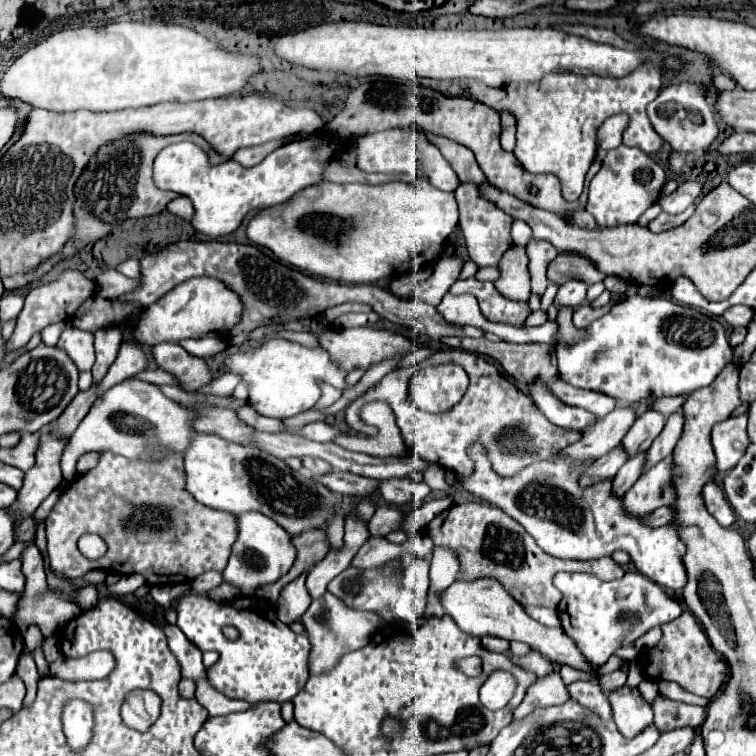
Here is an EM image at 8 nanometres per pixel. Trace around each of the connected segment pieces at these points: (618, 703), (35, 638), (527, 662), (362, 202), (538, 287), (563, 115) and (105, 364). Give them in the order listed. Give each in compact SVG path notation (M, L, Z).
M619 686L611 690L607 698L613 710L613 722L625 738L637 736L647 724L653 722L653 710L641 696L639 688Z
M29 624L27 632L25 632L25 652L33 652L41 640L43 640L43 636L37 634L37 626Z
M531 650L531 654L527 654L525 658L513 658L511 656L511 652L507 652L507 658L511 658L513 662L517 662L517 664L521 664L523 668L527 668L527 670L531 670L531 672L535 672L537 676L545 676L545 674L549 674L549 672L555 672L555 666L553 666L553 662L549 662L545 656L541 656L539 652L535 652L535 650Z
M423 174L411 184L401 180L379 186L325 182L325 188L305 188L287 202L261 210L249 222L247 236L303 272L337 282L371 284L411 270L413 256L435 260L457 222L455 196L437 190Z
M531 240L527 244L527 256L529 256L529 276L531 276L531 288L539 296L543 296L549 280L547 280L547 266L555 260L557 250L551 246L551 242L537 242Z
M645 62L643 66L639 66L635 72L631 72L625 78L597 78L597 76L581 78L575 74L563 74L563 76L551 74L551 76L545 76L537 84L509 84L509 86L501 86L501 88L489 88L483 82L471 80L467 84L467 94L485 106L489 104L489 108L497 110L499 114L503 110L507 110L517 120L517 148L513 150L513 154L517 156L521 166L535 174L551 172L551 174L559 176L561 186L563 186L563 198L569 202L575 202L583 192L585 174L595 158L597 130L609 116L615 116L615 114L629 116L629 124L623 132L625 146L635 146L647 154L655 154L661 148L663 142L647 118L647 104L657 98L657 94L661 92L661 86L663 86L661 70L653 62Z
M123 326L99 328L93 334L95 334L95 354L97 354L97 360L93 364L93 382L99 382L107 374L113 360L117 358L119 346L123 342Z

